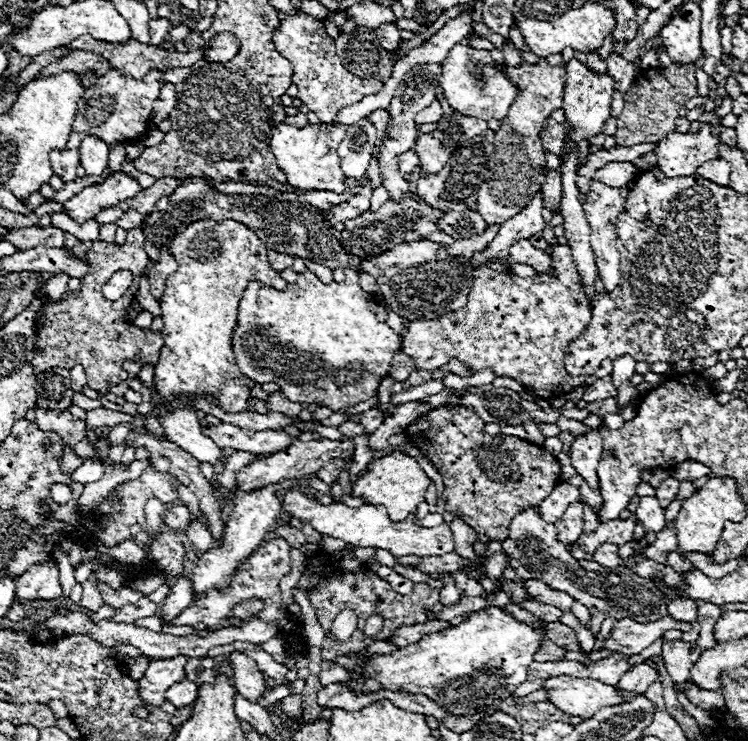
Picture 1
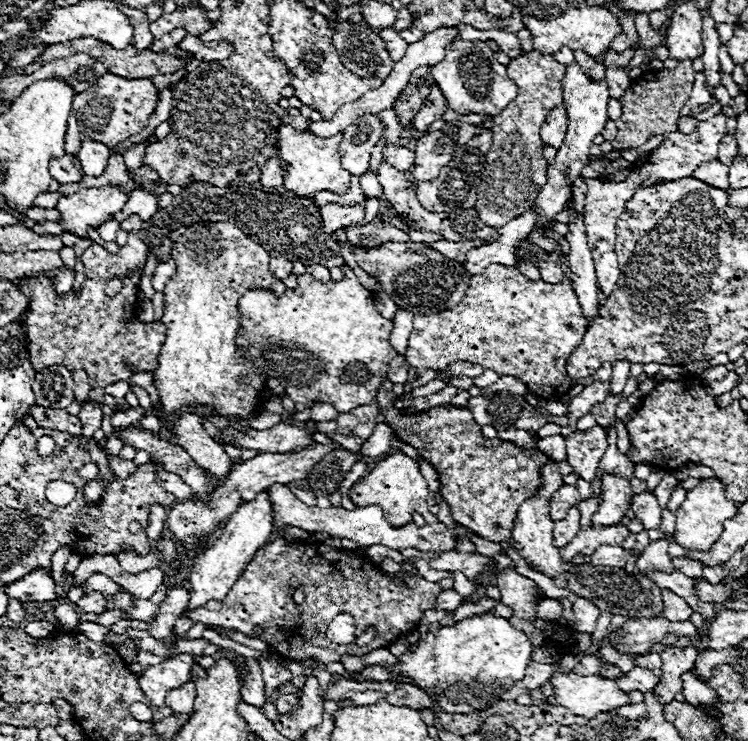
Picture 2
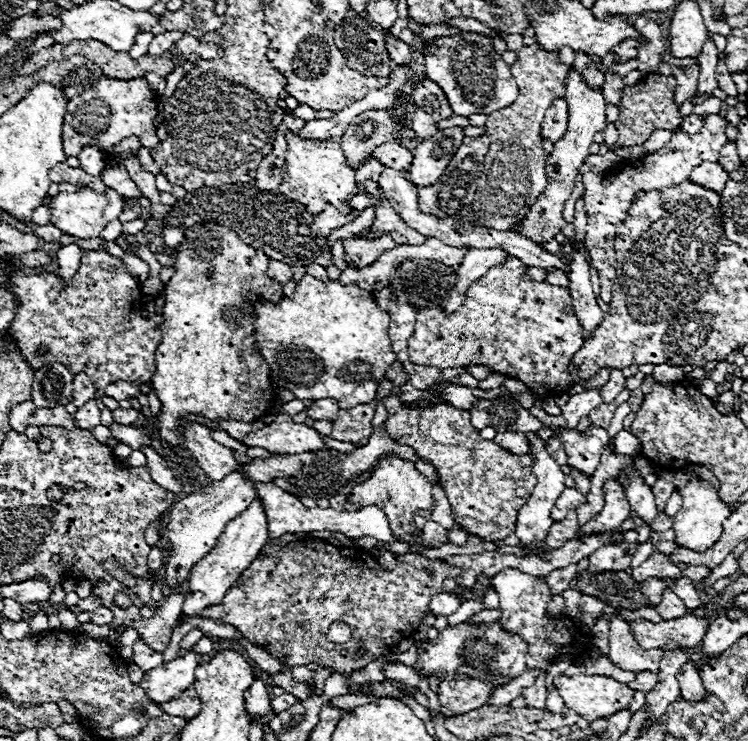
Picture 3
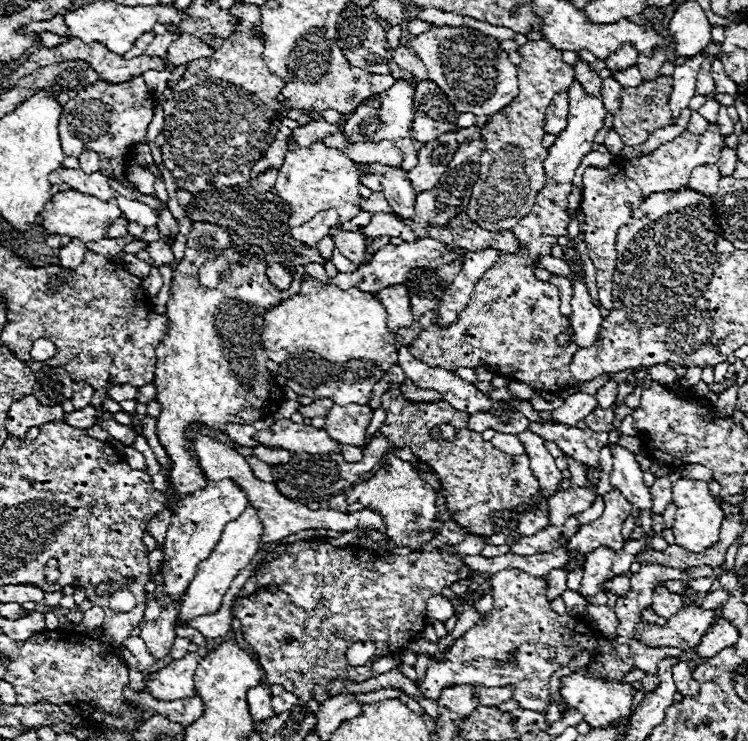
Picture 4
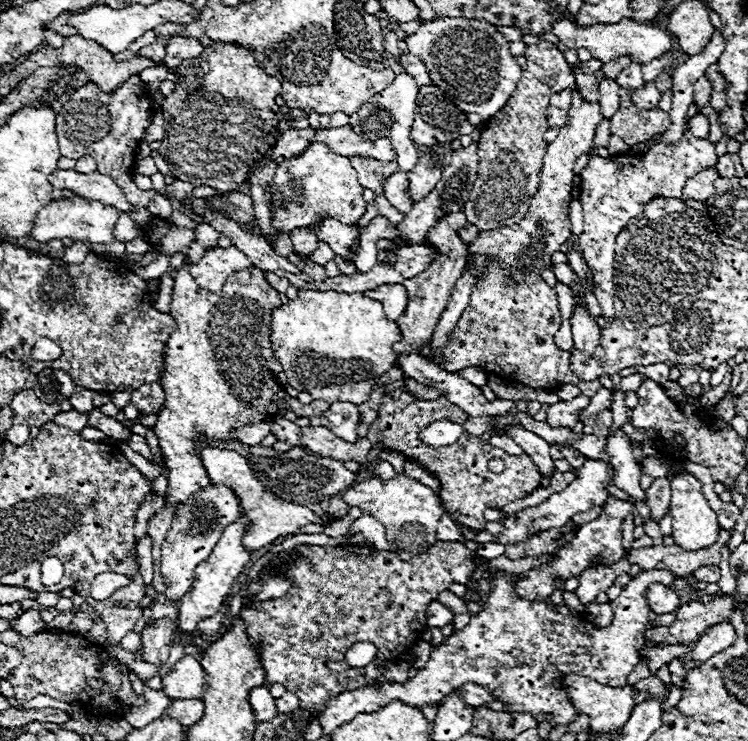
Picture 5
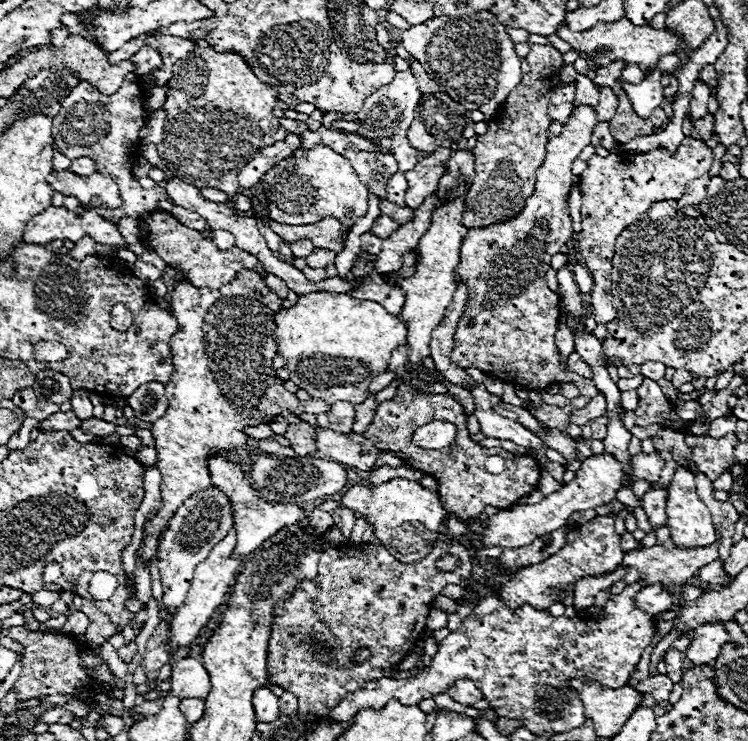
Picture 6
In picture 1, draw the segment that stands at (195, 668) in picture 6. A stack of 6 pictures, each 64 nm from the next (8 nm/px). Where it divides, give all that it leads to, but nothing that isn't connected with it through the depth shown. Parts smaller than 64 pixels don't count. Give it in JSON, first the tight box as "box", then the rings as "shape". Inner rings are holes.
{"box":[138,656,188,706],"shape":[[[176,656],[172,660],[152,660],[146,674],[138,680],[138,692],[144,704],[160,706],[164,704],[164,692],[186,678],[184,664],[188,662],[186,656]]]}

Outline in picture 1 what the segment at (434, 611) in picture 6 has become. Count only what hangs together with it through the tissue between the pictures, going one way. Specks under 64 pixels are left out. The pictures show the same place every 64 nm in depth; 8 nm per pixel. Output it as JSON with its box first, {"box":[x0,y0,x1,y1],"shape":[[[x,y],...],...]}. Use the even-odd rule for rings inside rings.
{"box":[440,574,462,606],"shape":[[[444,574],[440,580],[444,582],[444,586],[442,586],[442,590],[440,590],[440,602],[442,602],[444,606],[456,604],[456,602],[462,598],[462,594],[460,594],[460,590],[456,588],[454,578],[452,578],[450,574]]]}

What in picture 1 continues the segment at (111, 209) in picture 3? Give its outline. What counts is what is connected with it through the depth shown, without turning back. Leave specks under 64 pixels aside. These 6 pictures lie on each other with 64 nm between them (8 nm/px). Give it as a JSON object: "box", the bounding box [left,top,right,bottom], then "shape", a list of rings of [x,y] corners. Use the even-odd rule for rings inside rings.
{"box":[64,172,142,224],"shape":[[[116,172],[116,174],[110,174],[104,184],[84,188],[72,200],[64,202],[64,206],[72,220],[76,220],[78,224],[84,224],[86,220],[92,220],[102,208],[114,206],[126,198],[132,198],[140,190],[142,188],[136,178],[132,178],[126,172]]]}

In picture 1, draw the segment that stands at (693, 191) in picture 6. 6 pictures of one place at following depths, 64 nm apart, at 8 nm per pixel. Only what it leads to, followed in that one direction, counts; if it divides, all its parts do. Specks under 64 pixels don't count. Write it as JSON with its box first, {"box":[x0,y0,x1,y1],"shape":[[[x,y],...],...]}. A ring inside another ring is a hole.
{"box":[696,160,730,186],"shape":[[[708,160],[708,164],[702,164],[696,172],[698,176],[704,176],[706,180],[712,180],[714,184],[720,186],[728,186],[730,182],[730,164],[726,160]]]}

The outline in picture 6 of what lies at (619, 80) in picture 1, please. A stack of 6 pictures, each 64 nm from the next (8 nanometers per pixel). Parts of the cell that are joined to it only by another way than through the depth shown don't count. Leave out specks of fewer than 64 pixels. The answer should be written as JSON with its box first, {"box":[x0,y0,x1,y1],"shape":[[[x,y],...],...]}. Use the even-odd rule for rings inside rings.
{"box":[596,86,618,122],"shape":[[[602,86],[602,88],[600,88],[600,102],[598,102],[598,106],[596,106],[598,120],[600,120],[600,122],[610,120],[610,118],[616,114],[616,108],[618,108],[618,96],[614,94],[612,88]]]}

